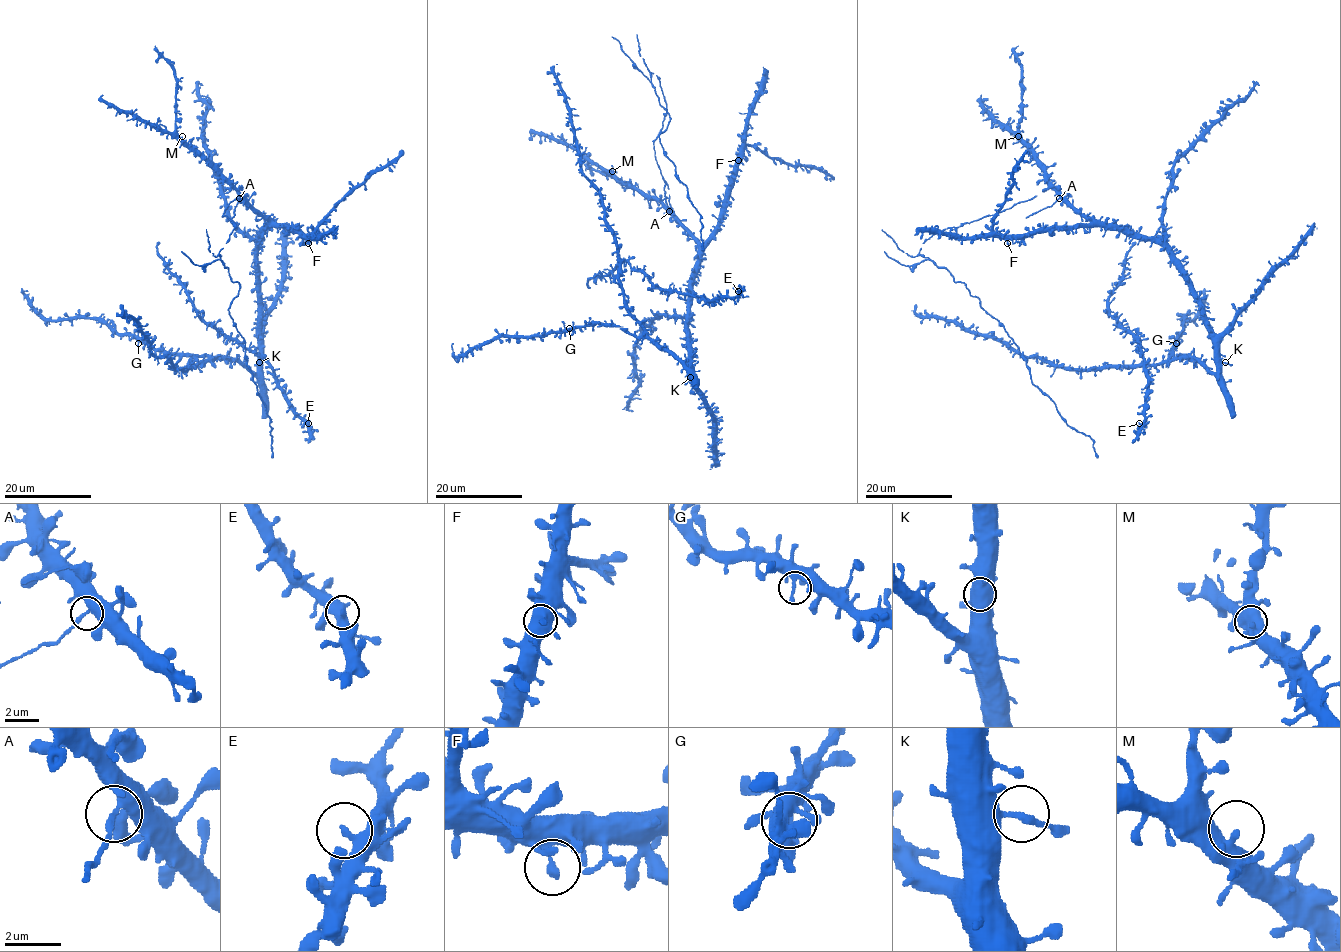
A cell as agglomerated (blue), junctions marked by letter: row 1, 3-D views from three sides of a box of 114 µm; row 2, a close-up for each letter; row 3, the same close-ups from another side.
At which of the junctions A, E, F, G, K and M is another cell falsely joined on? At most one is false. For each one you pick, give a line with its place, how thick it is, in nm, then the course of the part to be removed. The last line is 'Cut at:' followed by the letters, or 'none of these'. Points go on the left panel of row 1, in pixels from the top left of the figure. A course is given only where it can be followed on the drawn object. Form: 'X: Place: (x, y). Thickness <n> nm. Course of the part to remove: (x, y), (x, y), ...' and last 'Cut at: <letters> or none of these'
A: Place: (239, 198). Thickness 320 nm. Course of the part to remove: (238, 198), (232, 218)
Cut at: A

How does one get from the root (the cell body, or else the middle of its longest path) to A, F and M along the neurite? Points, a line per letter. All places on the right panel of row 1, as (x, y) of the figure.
A: (1120, 225), (1088, 221), (1059, 198)
F: (1120, 225), (1047, 228), (1013, 236), (1007, 243)
M: (1120, 225), (1089, 221), (1048, 182), (1043, 169), (1018, 136)

